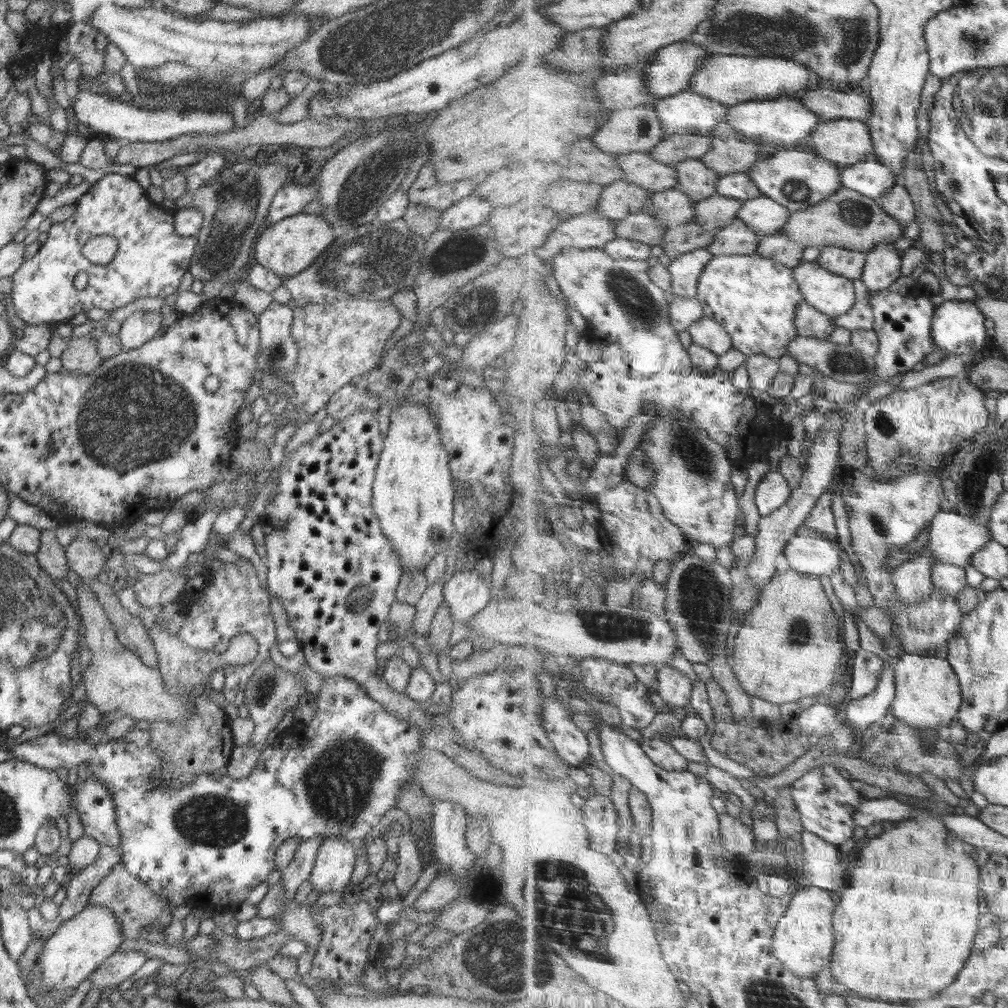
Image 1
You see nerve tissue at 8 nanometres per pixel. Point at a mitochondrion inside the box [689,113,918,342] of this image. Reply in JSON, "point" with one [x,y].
{"point":[853,213]}

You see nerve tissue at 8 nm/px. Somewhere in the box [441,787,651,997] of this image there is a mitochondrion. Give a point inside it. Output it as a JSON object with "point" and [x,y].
{"point":[503,955]}

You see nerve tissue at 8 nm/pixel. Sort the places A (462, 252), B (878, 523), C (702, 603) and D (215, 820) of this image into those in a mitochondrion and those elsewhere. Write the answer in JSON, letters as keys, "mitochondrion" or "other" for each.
{"A":"other","B":"mitochondrion","C":"mitochondrion","D":"mitochondrion"}

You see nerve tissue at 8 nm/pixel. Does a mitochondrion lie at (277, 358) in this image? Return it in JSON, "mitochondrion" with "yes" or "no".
{"mitochondrion":"yes"}

